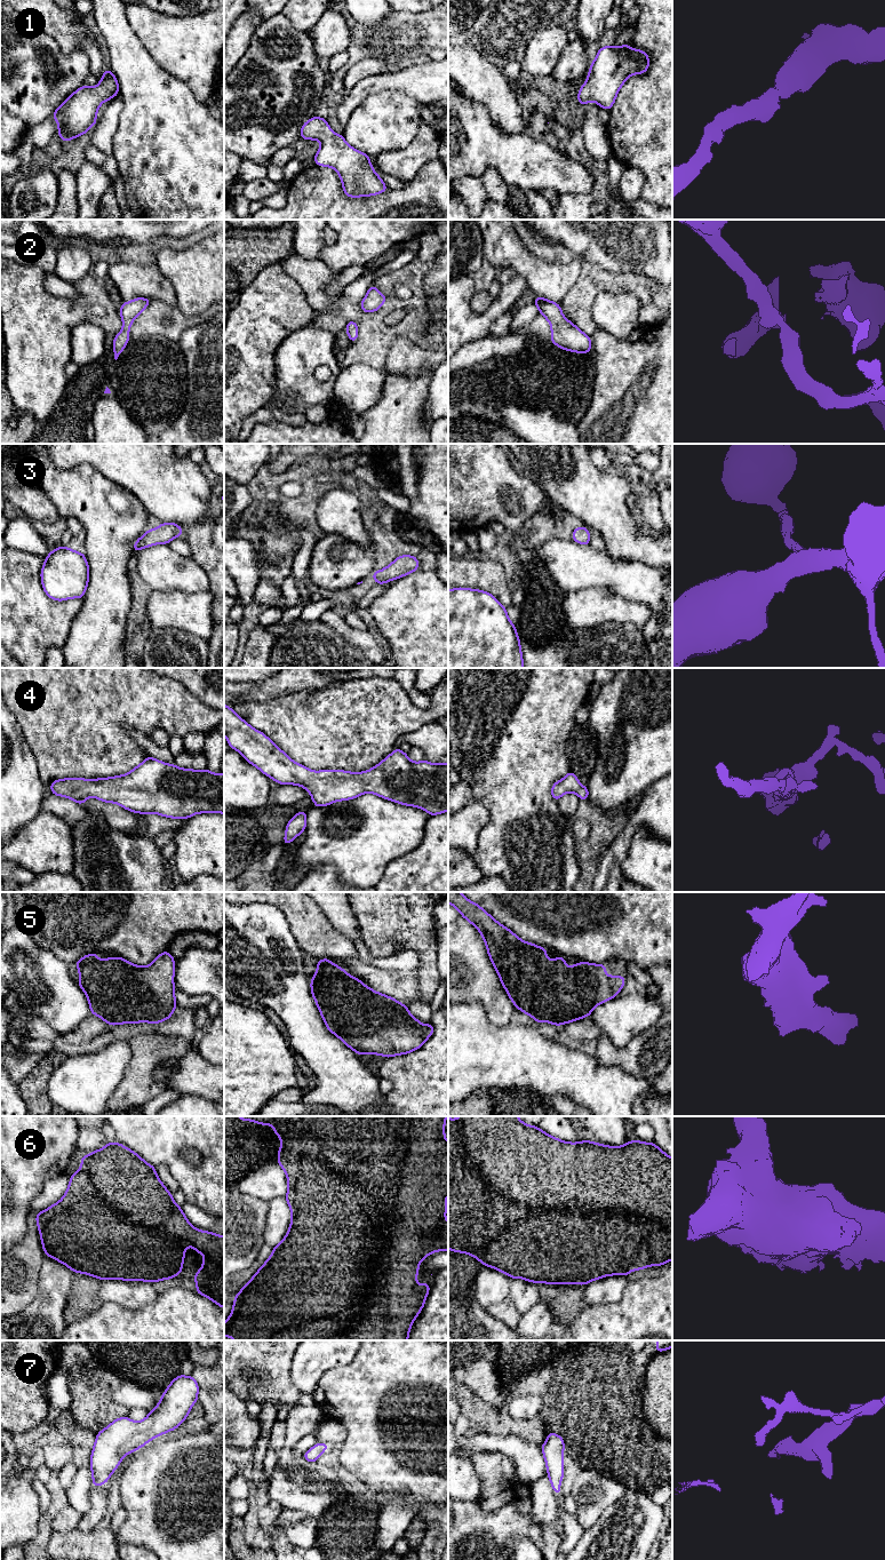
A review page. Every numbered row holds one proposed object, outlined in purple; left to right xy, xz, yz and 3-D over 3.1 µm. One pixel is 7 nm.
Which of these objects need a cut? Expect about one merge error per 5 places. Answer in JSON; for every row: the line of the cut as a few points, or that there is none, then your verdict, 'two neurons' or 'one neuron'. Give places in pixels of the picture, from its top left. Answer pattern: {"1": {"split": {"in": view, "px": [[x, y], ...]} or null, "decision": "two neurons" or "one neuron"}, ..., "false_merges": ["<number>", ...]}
{"1": {"split": null, "decision": "one neuron"}, "2": {"split": null, "decision": "one neuron"}, "3": {"split": null, "decision": "one neuron"}, "4": {"split": null, "decision": "one neuron"}, "5": {"split": null, "decision": "one neuron"}, "6": {"split": null, "decision": "one neuron"}, "7": {"split": null, "decision": "one neuron"}, "false_merges": []}

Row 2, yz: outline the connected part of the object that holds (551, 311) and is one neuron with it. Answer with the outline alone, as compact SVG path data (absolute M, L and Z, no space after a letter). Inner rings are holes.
M537 296L533 303L540 313L550 323L551 342L566 350L579 353L591 351L591 337L564 317L558 303Z

